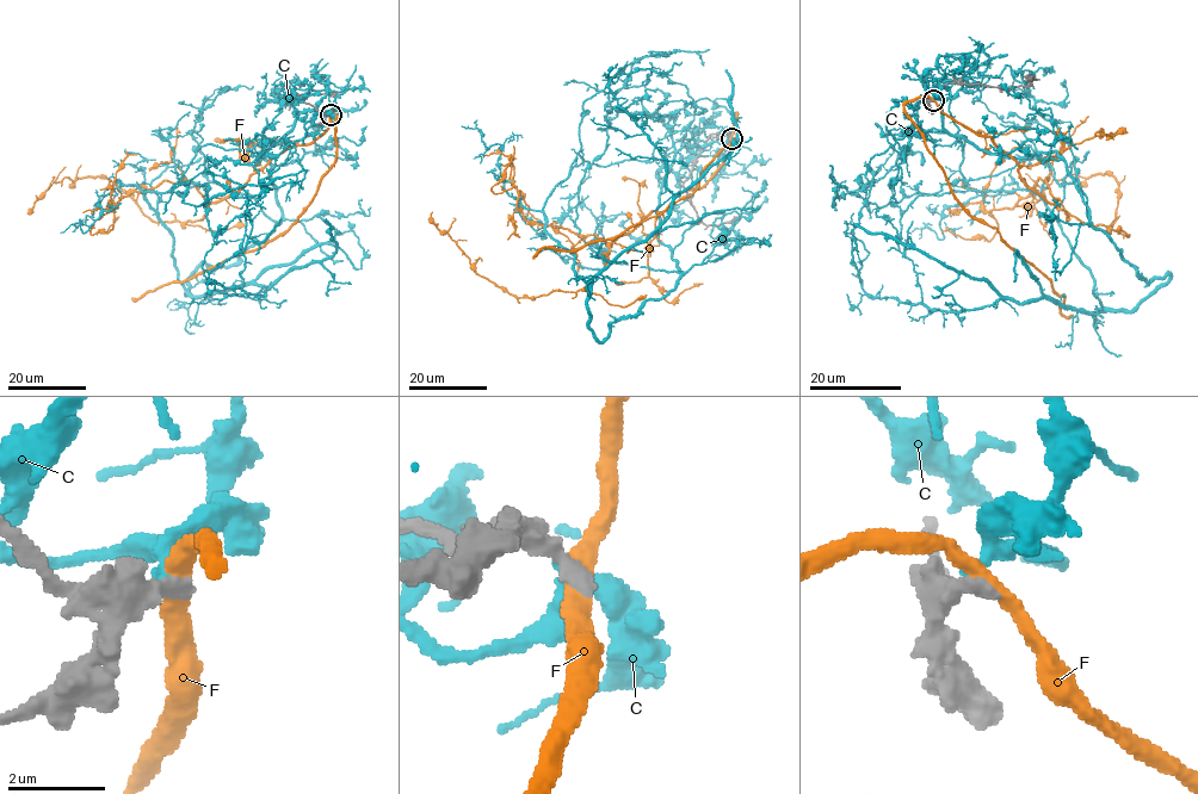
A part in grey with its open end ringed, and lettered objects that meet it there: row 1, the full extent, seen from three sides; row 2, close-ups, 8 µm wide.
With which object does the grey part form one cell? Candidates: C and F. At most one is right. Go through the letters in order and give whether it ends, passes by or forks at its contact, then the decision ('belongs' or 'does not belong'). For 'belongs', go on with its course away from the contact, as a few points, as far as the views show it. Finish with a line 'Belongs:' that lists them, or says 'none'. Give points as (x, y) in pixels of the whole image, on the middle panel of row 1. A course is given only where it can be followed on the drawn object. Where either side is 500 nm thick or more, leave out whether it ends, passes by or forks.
C: does not belong
F: it passes by; does not belong
Belongs: none

